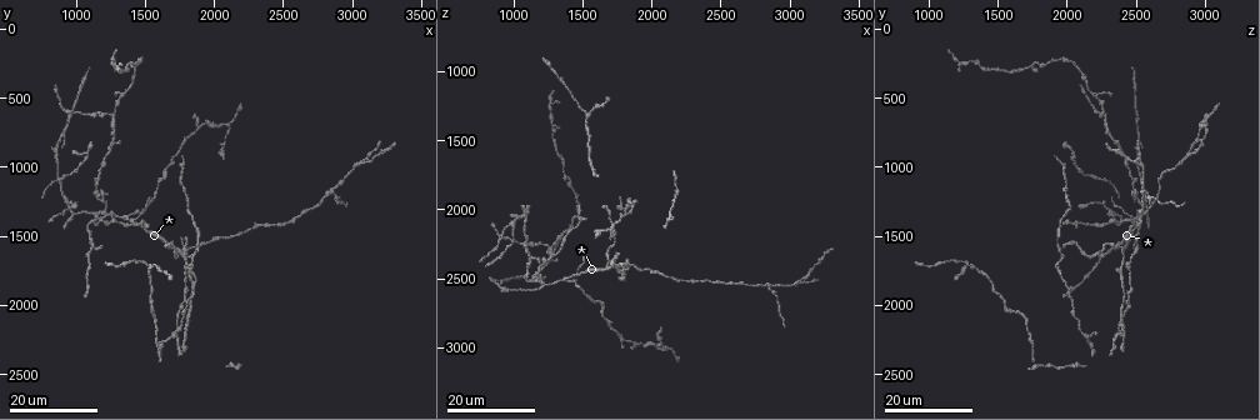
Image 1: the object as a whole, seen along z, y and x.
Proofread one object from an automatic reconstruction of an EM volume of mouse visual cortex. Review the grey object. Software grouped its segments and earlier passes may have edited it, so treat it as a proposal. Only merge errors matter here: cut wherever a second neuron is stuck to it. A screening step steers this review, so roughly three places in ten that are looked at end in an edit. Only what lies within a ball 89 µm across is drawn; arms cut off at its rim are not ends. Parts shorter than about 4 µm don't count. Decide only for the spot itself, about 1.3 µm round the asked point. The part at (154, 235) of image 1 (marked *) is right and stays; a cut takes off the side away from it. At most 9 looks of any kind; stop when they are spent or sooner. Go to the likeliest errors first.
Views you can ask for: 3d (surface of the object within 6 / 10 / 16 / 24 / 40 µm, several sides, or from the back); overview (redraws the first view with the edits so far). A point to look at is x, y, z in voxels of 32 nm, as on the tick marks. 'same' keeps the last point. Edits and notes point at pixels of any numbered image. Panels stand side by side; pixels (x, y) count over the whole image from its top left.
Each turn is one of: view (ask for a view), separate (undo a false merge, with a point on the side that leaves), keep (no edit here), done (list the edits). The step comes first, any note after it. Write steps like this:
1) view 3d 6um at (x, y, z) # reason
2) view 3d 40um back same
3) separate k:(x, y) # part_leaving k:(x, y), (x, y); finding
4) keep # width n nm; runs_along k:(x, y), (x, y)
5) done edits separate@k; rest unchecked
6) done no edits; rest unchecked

view 3d 24um at (1420, 1380, 2480) # three-way junction

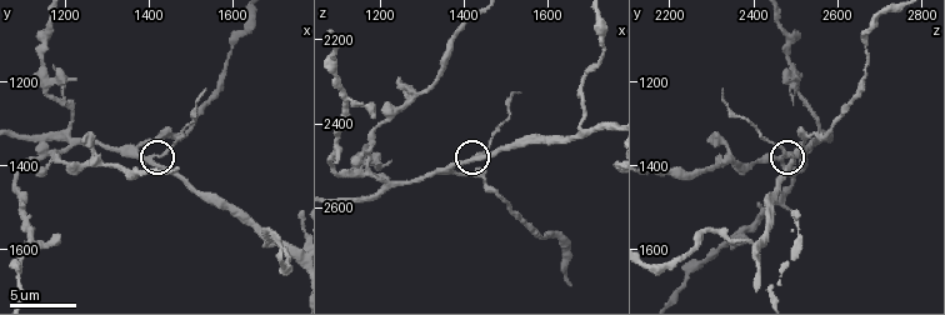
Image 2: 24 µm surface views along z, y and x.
view 3d 6um at (1400, 1380, 2485)

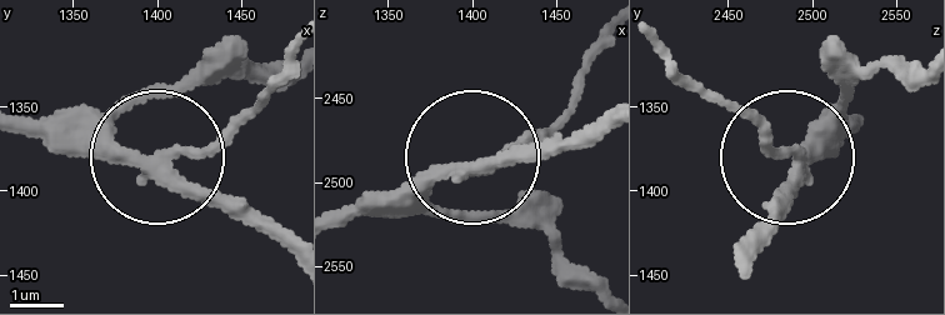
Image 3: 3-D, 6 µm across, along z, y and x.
separate 3:(238, 124) # part_leaving 3:(171, 146), (234, 134), (293, 53); two neurons meet here

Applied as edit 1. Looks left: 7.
view overview # see it whole again

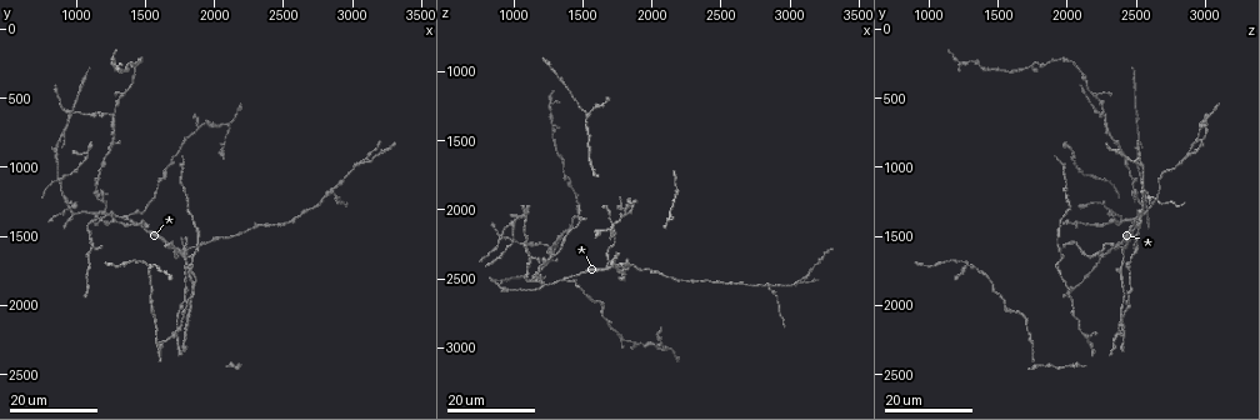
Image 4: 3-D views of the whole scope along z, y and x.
view 3d 16um at (2840, 1160, 2560) # branch point

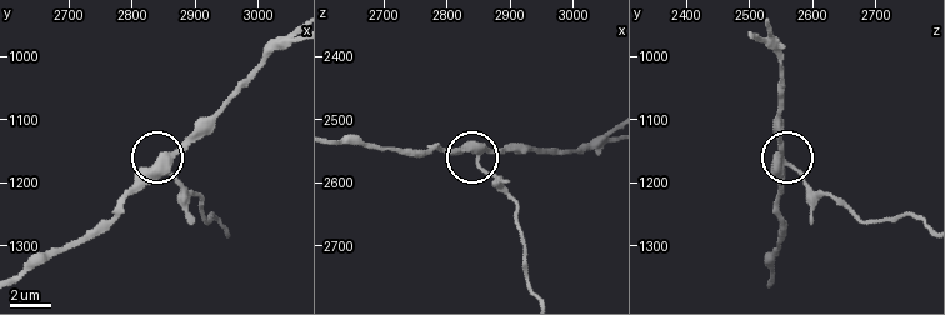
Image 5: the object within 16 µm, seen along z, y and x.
view 3d 10um at (2850, 1170, 2560)

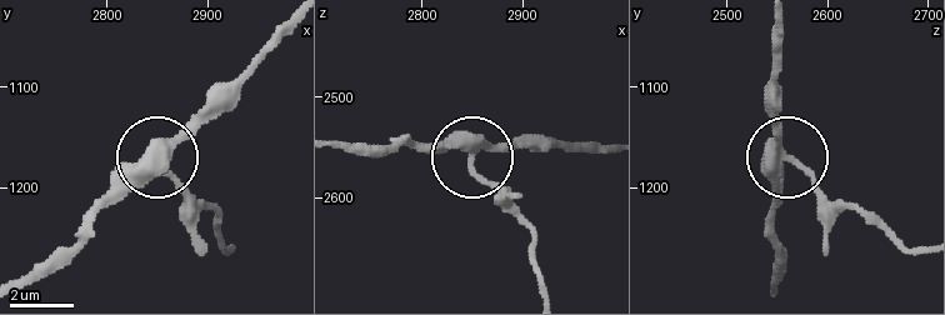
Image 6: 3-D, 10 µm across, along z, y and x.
separate 6:(175, 188) # width 370 nm; part_leaving 6:(785, 155), (824, 194), (920, 250); a second neuron is stuck on

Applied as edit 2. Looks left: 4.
view 3d 16um at (1520, 1700, 1300) # two arms at a narrow angle

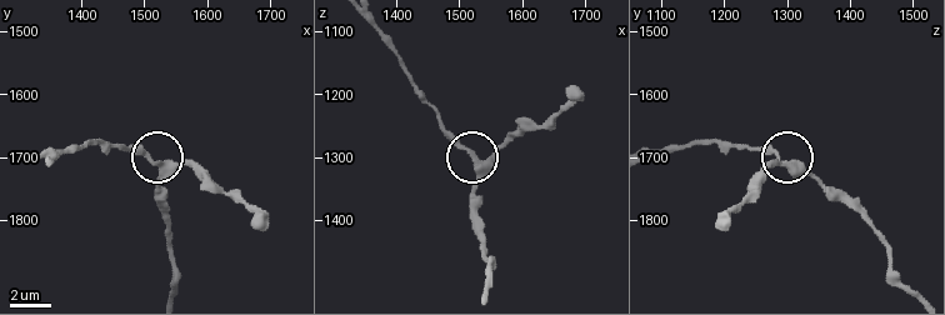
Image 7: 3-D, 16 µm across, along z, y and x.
view 3d 6um at (1535, 1715, 1310)

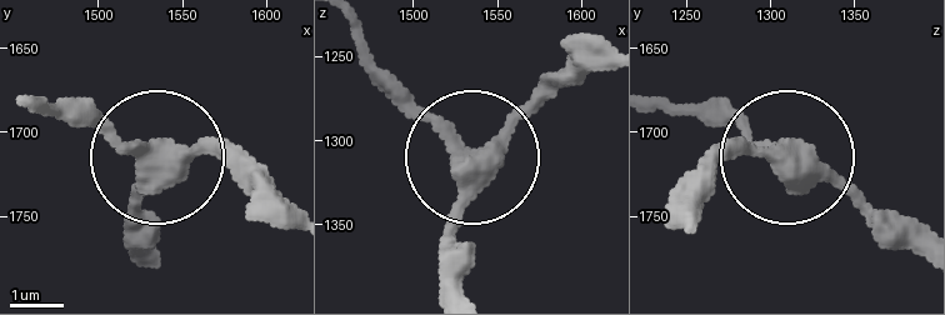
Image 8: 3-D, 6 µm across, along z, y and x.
view 3d 6um back at (1534, 1710, 1310) # from behind

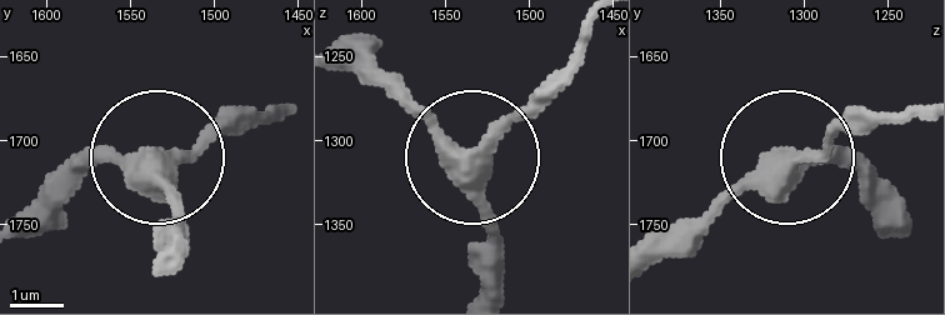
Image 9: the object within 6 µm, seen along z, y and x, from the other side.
keep # arms 4; continuous, no second neuron

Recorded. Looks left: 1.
done edits separate@3, separate@6; rest unchecked

